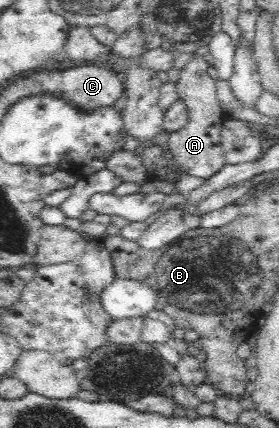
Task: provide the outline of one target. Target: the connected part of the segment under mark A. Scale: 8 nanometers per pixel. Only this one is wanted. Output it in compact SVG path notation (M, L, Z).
M195 57L180 71L180 80L176 83L176 88L179 98L188 109L188 120L181 129L170 132L167 142L169 151L175 156L177 163L185 168L185 173L205 180L209 180L225 165L220 131L226 118L215 96L216 77L209 76L207 68L208 62L205 57Z

